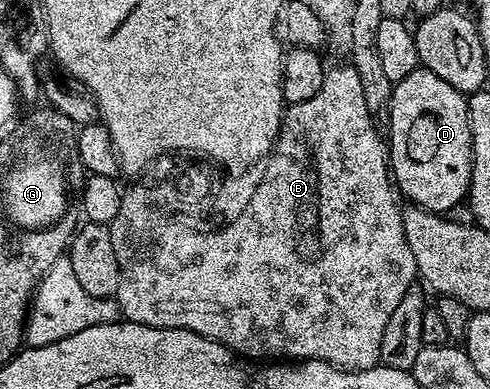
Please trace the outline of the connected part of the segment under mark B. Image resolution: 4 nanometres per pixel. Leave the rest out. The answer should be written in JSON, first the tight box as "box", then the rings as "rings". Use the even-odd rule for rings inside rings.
{"box":[109,64,417,370],"rings":[[[351,64],[335,66],[332,70],[330,67],[324,73],[321,92],[317,92],[317,96],[286,107],[279,139],[275,141],[276,156],[271,162],[272,171],[263,182],[262,189],[255,194],[249,216],[239,218],[235,225],[212,232],[191,230],[183,234],[175,226],[159,226],[159,222],[155,222],[155,218],[143,210],[143,194],[123,190],[121,212],[117,212],[115,219],[109,223],[113,252],[117,252],[117,264],[121,272],[114,296],[119,304],[120,315],[129,322],[162,330],[188,330],[212,338],[214,342],[227,346],[247,360],[321,360],[338,370],[368,370],[380,365],[379,353],[381,338],[385,336],[385,324],[389,324],[393,308],[401,304],[401,296],[405,296],[405,292],[416,285],[417,271],[413,252],[409,252],[409,240],[405,240],[403,212],[400,203],[395,203],[397,190],[389,169],[389,146],[375,125],[376,119],[365,104],[364,89],[361,88],[360,77],[354,67]]]}

